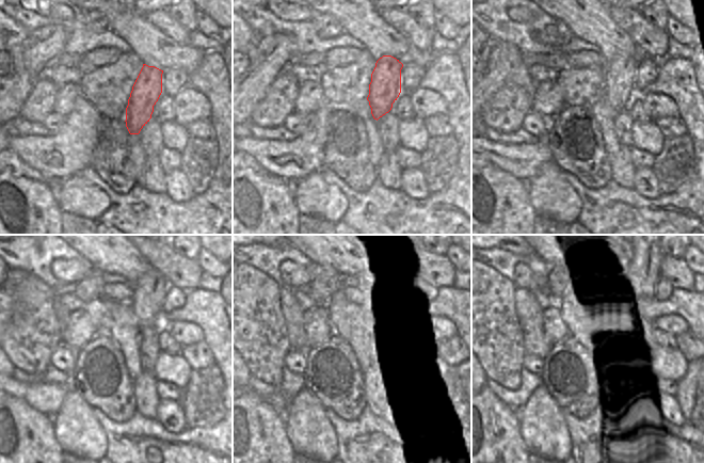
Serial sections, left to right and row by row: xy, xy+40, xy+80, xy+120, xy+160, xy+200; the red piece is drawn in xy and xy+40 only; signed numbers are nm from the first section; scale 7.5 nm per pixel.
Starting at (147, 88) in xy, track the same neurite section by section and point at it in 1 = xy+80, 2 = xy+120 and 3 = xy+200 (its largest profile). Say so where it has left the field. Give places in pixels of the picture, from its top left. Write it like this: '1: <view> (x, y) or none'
1: xy+80 (621, 69)
2: xy+120 (145, 306)
3: xy+200 (633, 256)

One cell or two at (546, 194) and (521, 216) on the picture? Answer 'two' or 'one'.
two

